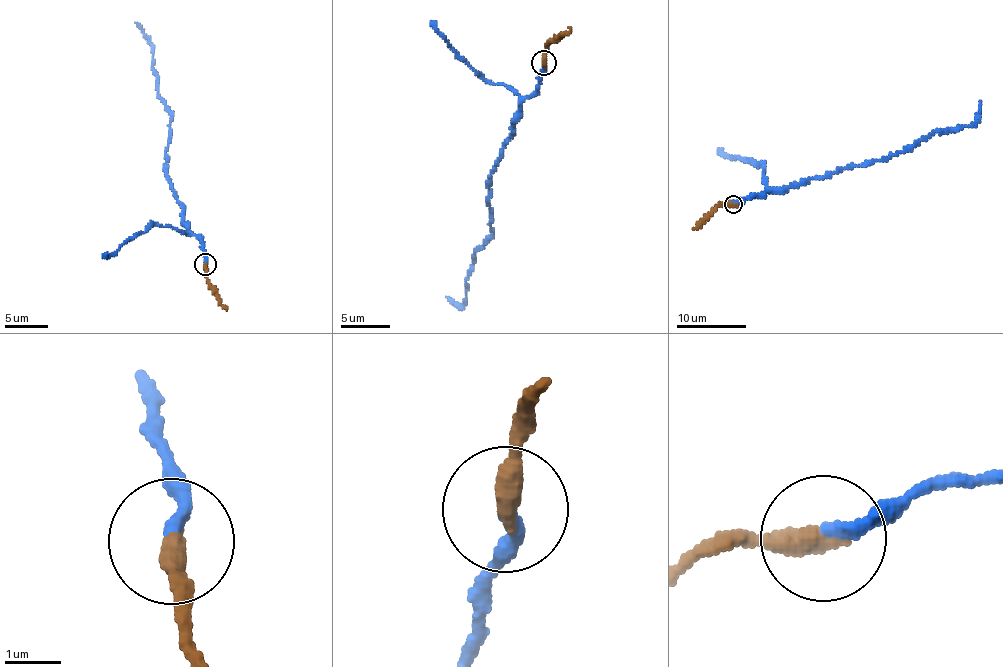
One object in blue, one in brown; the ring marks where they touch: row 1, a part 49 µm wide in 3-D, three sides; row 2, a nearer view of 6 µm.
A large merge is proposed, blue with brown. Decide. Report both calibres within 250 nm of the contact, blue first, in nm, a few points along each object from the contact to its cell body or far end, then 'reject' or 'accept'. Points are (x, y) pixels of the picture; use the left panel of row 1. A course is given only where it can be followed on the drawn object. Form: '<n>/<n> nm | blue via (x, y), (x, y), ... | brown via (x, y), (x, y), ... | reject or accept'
260/440 nm | blue via (204, 264), (202, 241), (188, 233), (167, 175), (173, 114), (157, 93), (153, 51), (135, 22) | brown via (204, 264), (205, 274), (224, 308) | reject

